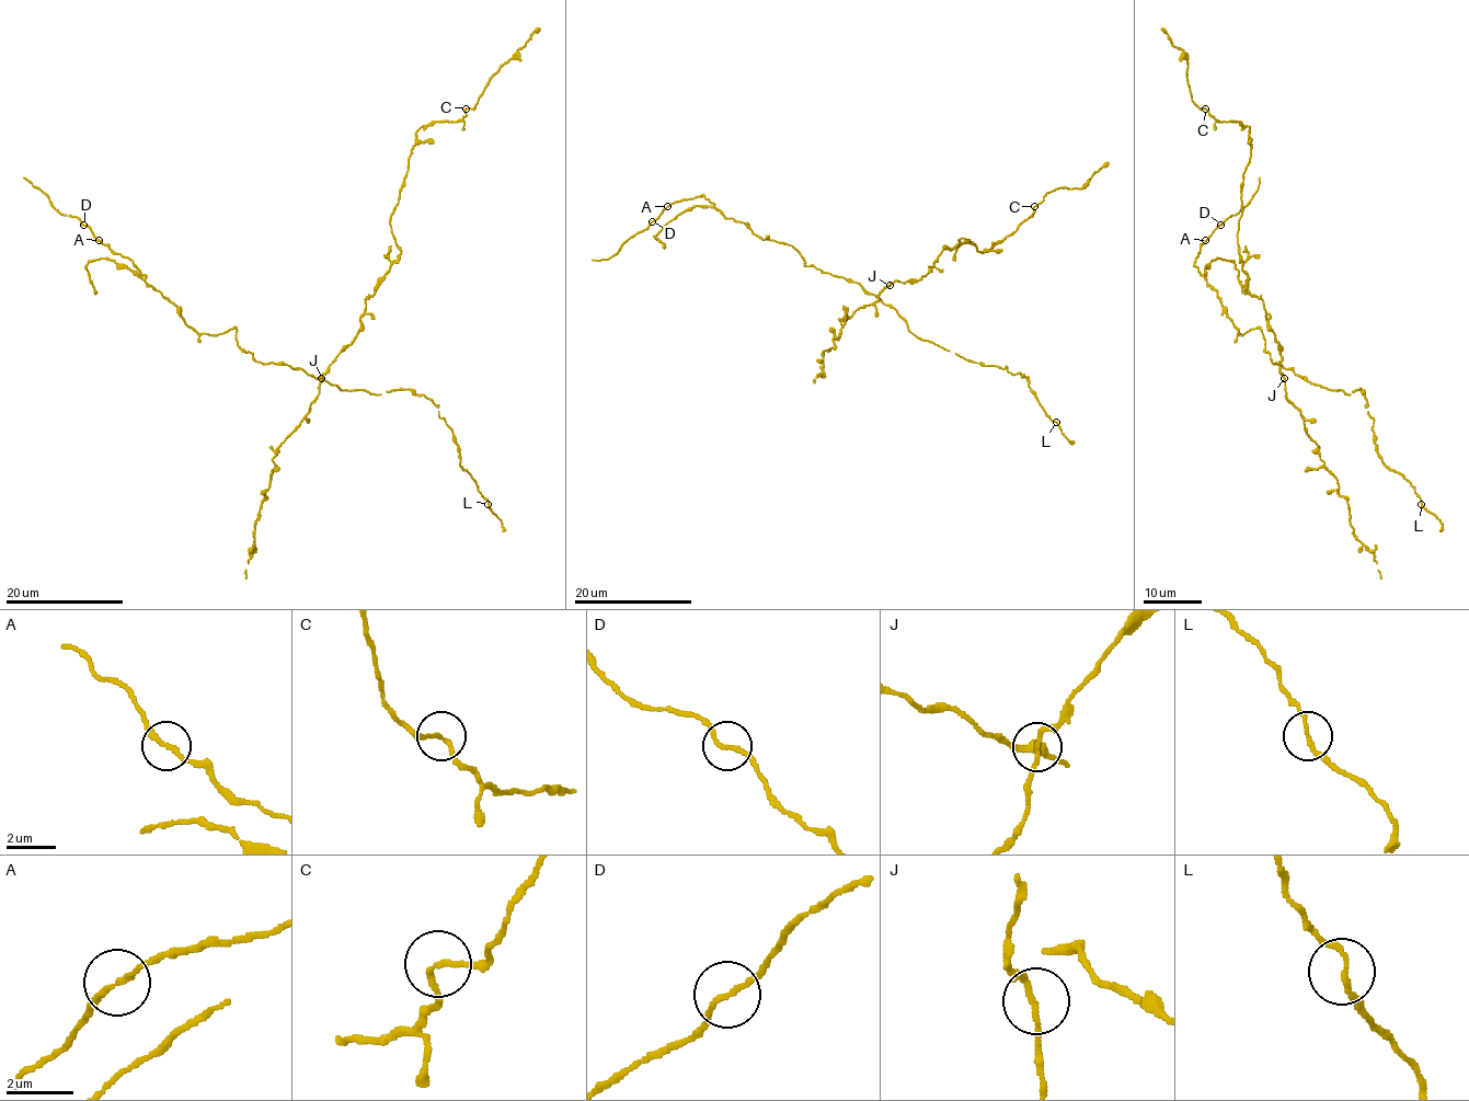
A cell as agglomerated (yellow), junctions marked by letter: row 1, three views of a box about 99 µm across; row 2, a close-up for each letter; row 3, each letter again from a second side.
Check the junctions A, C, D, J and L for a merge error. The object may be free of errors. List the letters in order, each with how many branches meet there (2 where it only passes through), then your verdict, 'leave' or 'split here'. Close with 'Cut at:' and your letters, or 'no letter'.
A: 2 | leave
C: 2 | leave
D: 2 | leave
J: 2 | leave
L: 2 | leave
Cut at: no letter

